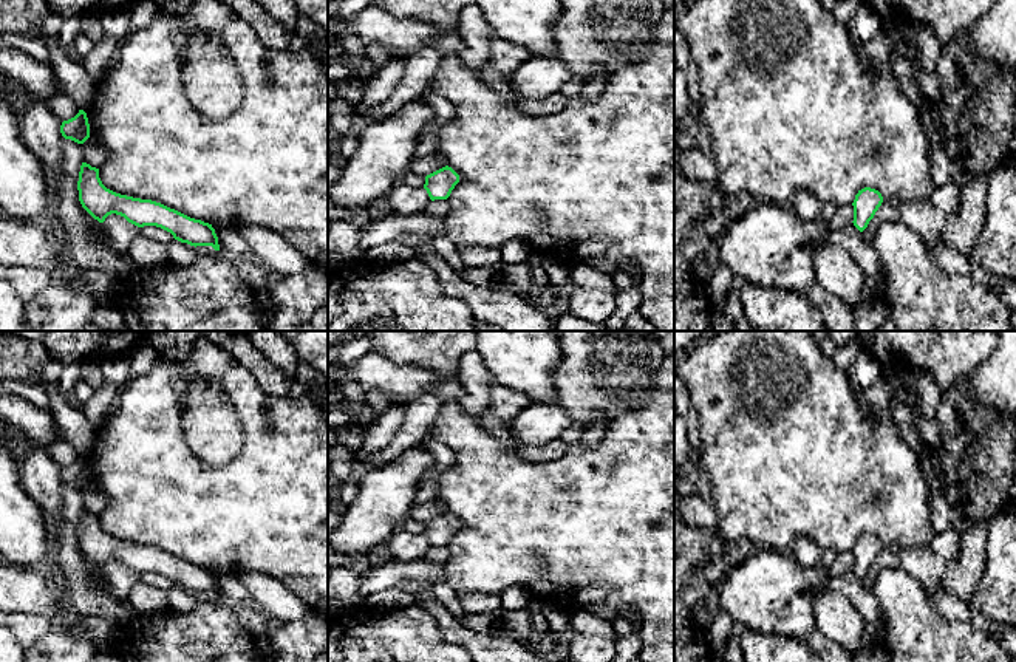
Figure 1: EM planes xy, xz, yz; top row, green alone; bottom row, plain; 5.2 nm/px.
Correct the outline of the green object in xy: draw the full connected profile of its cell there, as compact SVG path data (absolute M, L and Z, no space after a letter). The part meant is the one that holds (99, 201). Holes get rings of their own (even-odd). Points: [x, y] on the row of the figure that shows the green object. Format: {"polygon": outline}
{"polygon": "M87 162L80 166L77 190L82 207L99 223L116 213L138 227L156 226L170 232L181 243L195 247L212 246L220 251L218 237L212 224L190 218L152 200L116 193L102 184L99 169Z"}

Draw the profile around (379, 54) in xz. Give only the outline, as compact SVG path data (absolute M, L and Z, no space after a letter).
M385 45L368 46L368 57L377 68L387 65L391 60L405 60L404 56L397 54L396 51Z

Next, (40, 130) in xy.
M28 94L25 107L19 111L19 131L31 153L40 161L42 170L51 195L51 209L43 224L49 237L68 257L68 232L57 217L60 204L60 175L62 175L62 121L54 116L46 101Z

